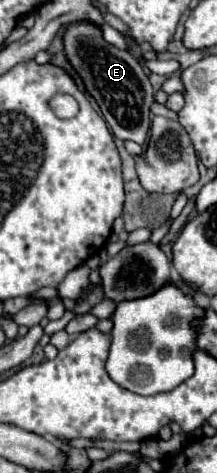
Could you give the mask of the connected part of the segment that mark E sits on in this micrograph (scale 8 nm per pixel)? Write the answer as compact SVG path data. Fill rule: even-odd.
M88 20L68 24L62 36L62 44L68 62L82 78L86 92L98 102L112 134L120 140L132 140L142 146L148 136L150 106L154 102L154 90L144 66L128 50L110 46L102 38L102 28Z

